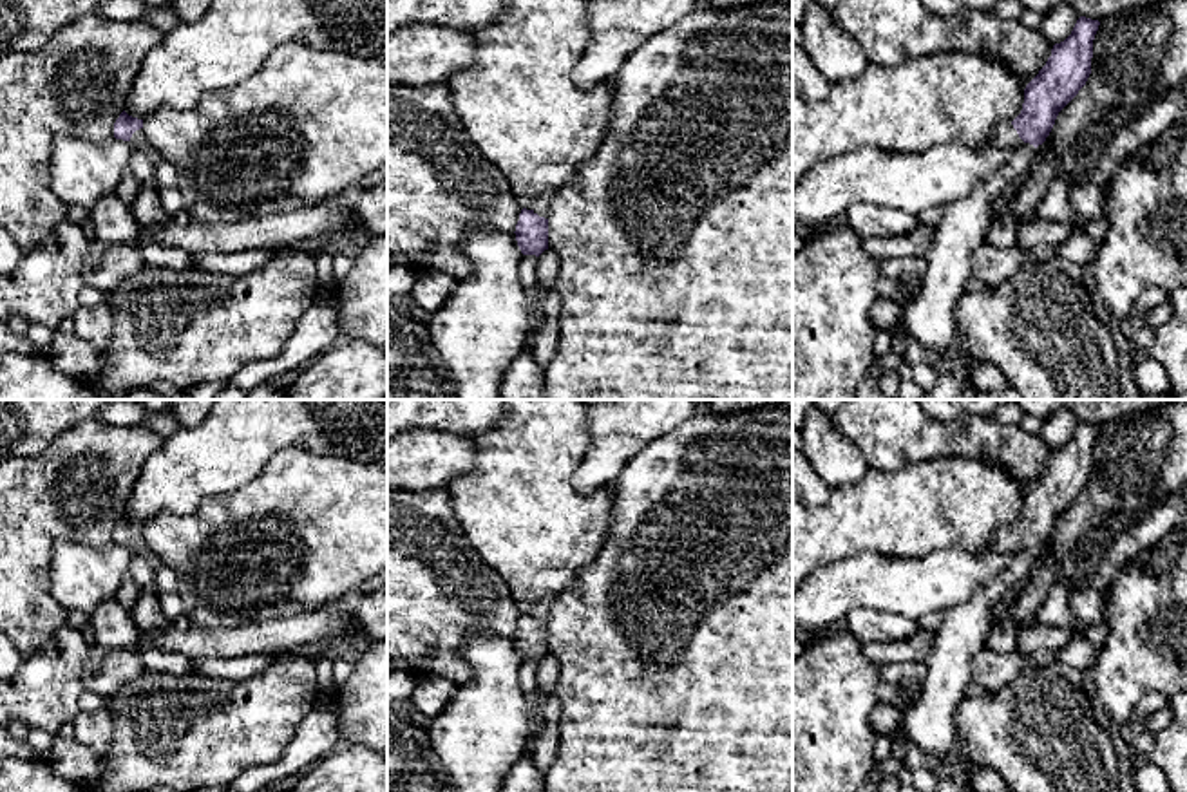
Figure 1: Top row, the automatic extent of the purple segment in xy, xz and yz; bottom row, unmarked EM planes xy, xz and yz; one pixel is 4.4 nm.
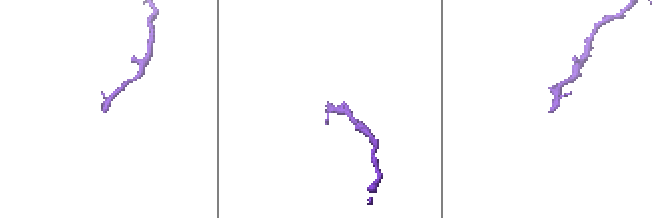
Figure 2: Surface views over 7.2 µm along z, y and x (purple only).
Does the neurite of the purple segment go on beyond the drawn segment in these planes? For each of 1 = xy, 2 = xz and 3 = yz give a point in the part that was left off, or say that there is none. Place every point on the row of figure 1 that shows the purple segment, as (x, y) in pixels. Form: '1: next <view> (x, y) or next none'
1: next xy (145, 158)
2: next xz (541, 208)
3: next yz (930, 317)

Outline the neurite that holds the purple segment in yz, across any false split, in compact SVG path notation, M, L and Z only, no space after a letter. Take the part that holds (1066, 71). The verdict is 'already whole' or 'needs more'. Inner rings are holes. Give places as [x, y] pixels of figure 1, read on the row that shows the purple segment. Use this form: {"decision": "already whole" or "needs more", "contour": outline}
{"decision": "needs more", "contour": "M1080 16L1071 34L1053 45L1046 65L1024 89L1021 114L999 123L984 145L1006 148L1011 157L973 193L945 208L925 253L928 268L921 277L921 291L905 313L910 335L930 351L945 354L952 345L955 307L972 278L972 255L984 242L992 221L990 204L1028 170L1059 112L1086 85L1098 25L1098 20Z"}

